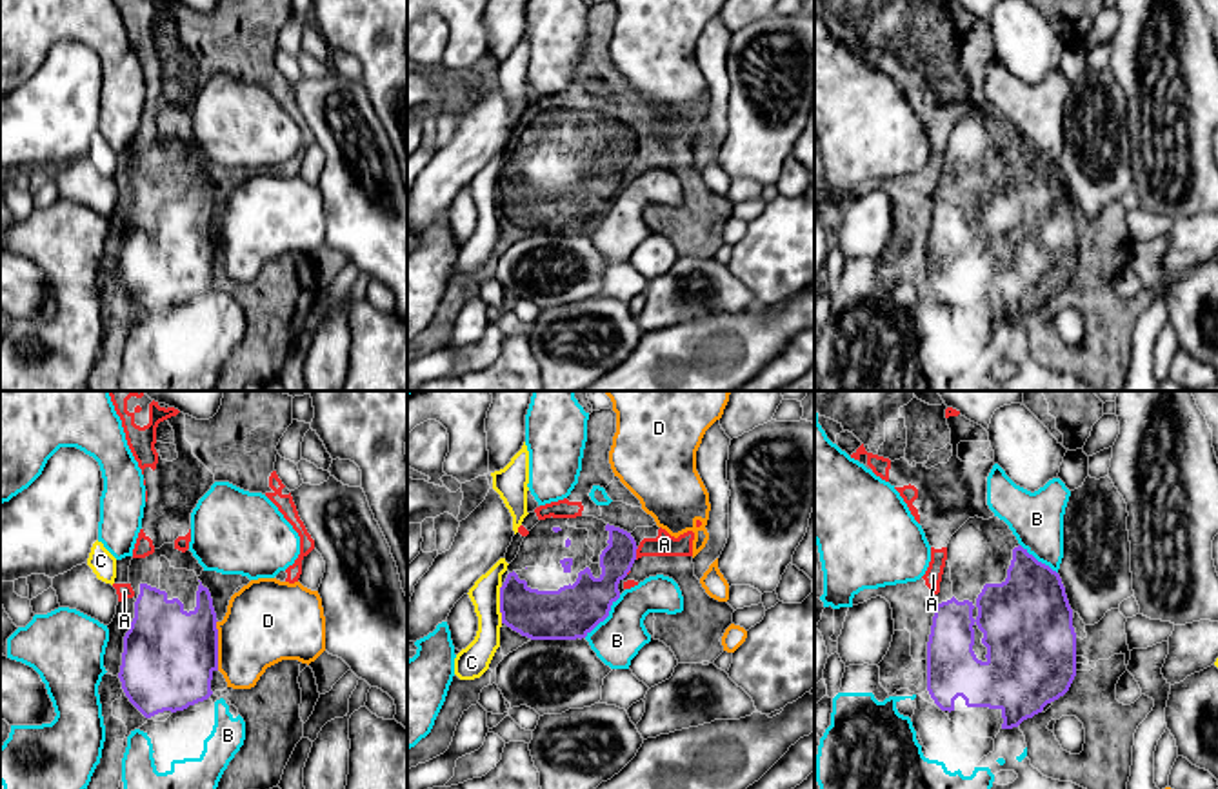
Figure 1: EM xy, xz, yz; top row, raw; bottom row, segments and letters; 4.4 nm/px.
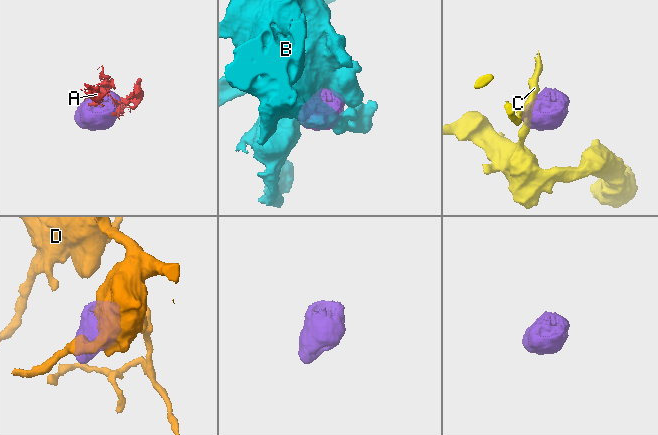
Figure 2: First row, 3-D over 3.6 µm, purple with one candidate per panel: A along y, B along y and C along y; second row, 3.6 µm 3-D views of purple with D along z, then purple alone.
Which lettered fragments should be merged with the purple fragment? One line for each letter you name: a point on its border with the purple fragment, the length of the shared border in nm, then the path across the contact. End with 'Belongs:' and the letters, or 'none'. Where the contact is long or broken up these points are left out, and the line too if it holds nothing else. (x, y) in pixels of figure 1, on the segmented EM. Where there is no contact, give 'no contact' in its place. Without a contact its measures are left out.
A: meets purple in xz at (635, 553); contact 60 nm long
Belongs: A

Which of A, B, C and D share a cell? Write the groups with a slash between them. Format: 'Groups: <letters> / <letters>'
Groups: A / B / C / D

